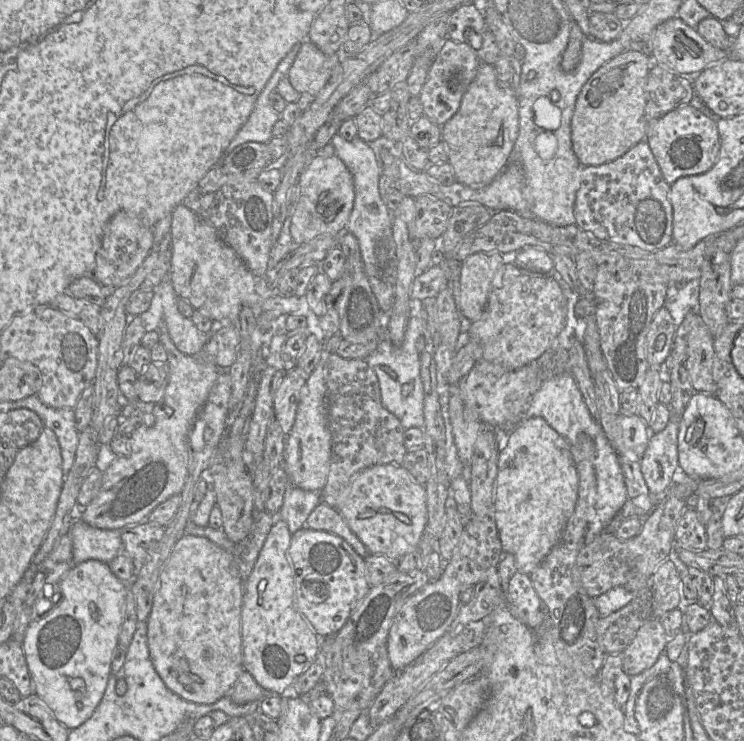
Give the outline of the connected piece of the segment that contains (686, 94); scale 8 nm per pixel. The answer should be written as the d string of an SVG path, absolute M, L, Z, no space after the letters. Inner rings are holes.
M651 63L645 85L645 117L648 124L697 98L692 79Z

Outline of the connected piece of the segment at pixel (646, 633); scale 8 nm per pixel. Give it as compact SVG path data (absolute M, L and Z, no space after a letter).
M652 617L637 631L621 653L623 666L629 676L640 674L652 667L661 652L665 652L668 638L658 619Z

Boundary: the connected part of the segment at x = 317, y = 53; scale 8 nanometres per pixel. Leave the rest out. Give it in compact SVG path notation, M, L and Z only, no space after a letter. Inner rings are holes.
M310 40L301 43L299 52L287 72L288 79L293 88L300 94L307 92L317 96L329 81L333 71L342 59L342 54L325 54Z

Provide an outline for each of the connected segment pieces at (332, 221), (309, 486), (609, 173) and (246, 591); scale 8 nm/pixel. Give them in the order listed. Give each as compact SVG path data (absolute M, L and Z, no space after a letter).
M335 154L331 157L316 155L301 173L298 184L300 197L290 226L295 243L301 244L321 235L342 234L346 231L354 205L355 189L353 176L339 157Z
M321 359L306 381L293 427L285 435L284 470L289 484L314 492L320 492L326 484L331 457L331 433L327 422L325 391L324 361Z
M644 139L611 162L582 168L574 204L575 222L599 240L659 250L673 243L670 187Z
M283 519L274 522L250 576L243 583L241 612L243 667L260 686L283 698L299 698L291 685L295 678L312 664L320 651L319 635L295 607L295 573L288 558L291 536Z

